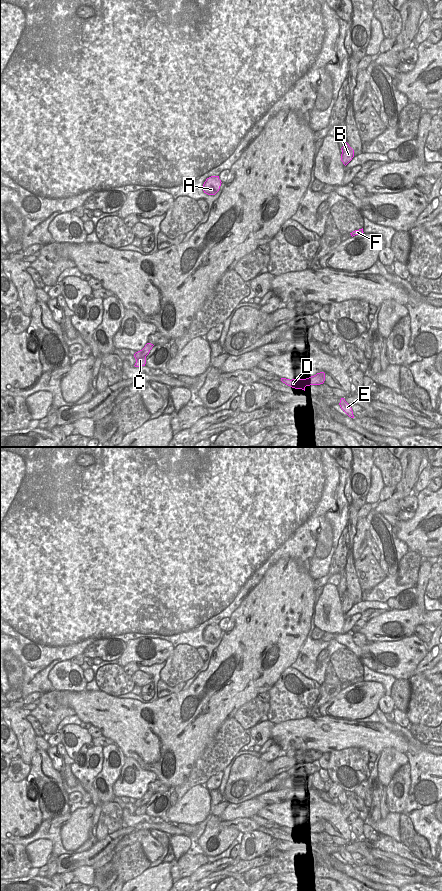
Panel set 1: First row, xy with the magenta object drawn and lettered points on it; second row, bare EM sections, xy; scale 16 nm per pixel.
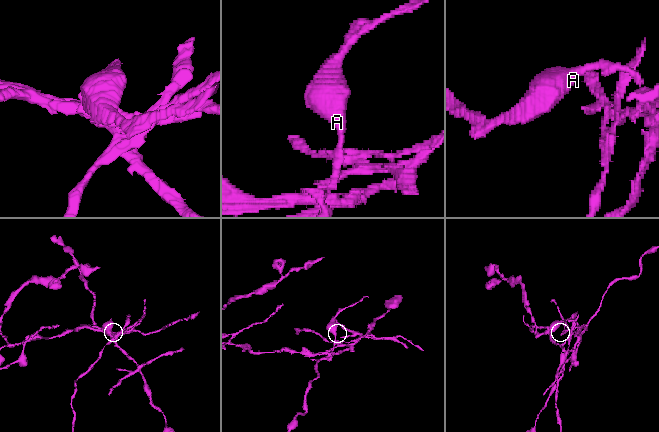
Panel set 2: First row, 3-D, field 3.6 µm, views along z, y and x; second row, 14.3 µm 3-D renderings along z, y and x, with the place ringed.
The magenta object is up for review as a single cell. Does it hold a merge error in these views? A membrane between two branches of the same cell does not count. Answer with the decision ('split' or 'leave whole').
split

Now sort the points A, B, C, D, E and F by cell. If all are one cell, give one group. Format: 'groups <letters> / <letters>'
groups A / B C D E F

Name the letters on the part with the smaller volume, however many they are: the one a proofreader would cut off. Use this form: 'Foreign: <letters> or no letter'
Foreign: A.

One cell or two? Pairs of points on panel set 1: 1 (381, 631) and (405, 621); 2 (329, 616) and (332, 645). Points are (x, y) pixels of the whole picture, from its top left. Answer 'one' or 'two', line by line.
1: one
2: two

